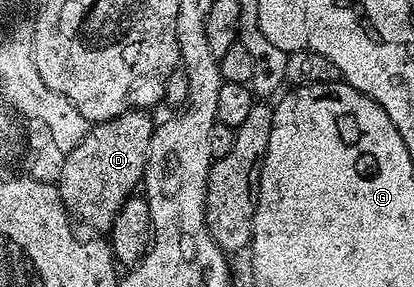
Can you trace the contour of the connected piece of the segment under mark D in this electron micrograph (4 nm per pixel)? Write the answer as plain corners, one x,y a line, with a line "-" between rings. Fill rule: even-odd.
133,109
124,115
116,115
107,121
100,121
89,126
87,133
80,143
77,143
65,154
62,163
62,169
57,173
56,184
58,189
66,189
66,185
70,185
70,181
130,181
130,185
134,186
137,190
142,185
142,177
146,174
146,164
148,163
148,143
152,143
152,135
154,134
154,126
156,124
155,118
150,118
151,114
145,109

